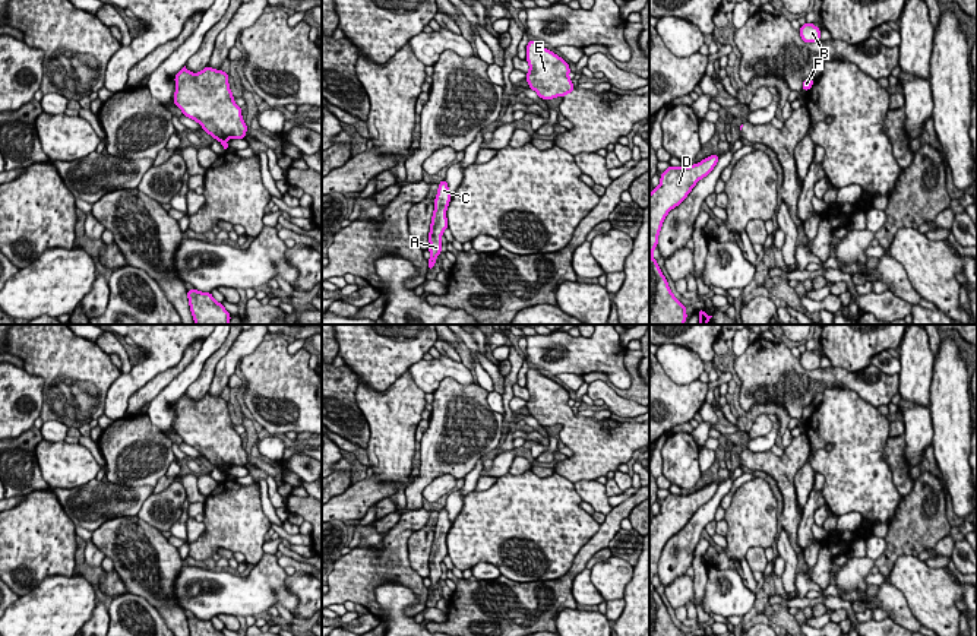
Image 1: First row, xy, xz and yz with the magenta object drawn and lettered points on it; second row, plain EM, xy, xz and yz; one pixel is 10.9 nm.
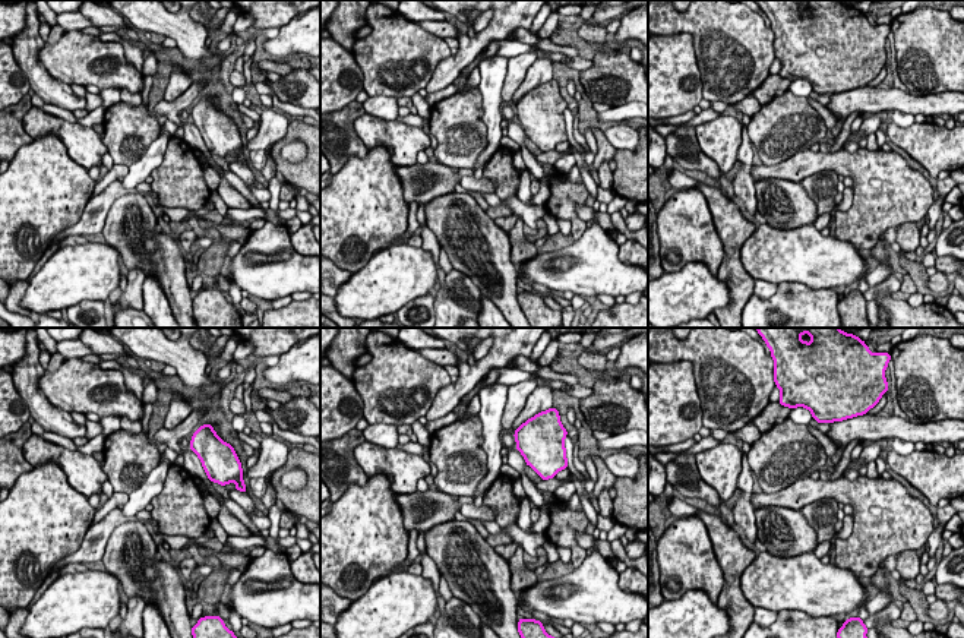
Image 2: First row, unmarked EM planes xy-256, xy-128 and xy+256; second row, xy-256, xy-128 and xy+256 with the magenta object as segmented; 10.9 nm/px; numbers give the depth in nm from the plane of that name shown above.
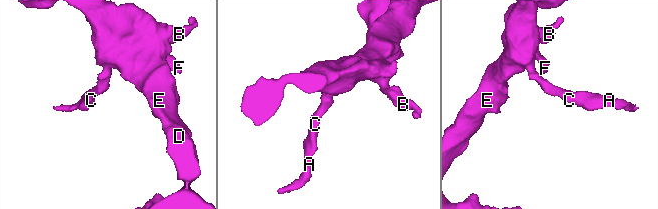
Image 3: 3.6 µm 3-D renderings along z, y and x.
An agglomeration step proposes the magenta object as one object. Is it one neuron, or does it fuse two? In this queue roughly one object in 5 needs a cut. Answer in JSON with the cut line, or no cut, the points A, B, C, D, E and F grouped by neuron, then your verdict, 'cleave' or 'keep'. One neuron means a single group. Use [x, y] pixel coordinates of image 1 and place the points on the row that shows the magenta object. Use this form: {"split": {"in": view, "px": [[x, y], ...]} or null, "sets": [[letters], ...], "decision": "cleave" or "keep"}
{"split": null, "sets": [["A", "B", "C", "D", "E", "F"]], "decision": "keep"}

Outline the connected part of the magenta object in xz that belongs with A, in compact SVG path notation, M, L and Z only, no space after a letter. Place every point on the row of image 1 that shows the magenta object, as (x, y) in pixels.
M442 180L439 183L437 196L434 199L434 212L429 234L429 241L430 241L429 251L431 254L431 257L429 259L429 270L434 268L436 257L442 251L440 237L443 235L443 231L448 228L446 209L450 202L450 197L452 196L449 193L448 183Z

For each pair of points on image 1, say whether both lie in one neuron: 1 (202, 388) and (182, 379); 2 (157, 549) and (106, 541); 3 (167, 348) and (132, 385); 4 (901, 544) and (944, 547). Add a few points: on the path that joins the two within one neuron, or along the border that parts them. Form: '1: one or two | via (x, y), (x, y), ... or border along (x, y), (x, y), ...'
1: two | border along (211, 354), (199, 376), (185, 392)
2: one | via (144, 549), (135, 547), (127, 541), (119, 541)
3: one | via (160, 357), (141, 376)
4: two | border along (948, 534), (938, 541), (935, 549)

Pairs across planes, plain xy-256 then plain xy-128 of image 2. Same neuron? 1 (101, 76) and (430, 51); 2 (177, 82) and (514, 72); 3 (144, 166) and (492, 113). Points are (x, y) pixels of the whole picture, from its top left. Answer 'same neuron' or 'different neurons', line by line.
1: same neuron
2: same neuron
3: same neuron

